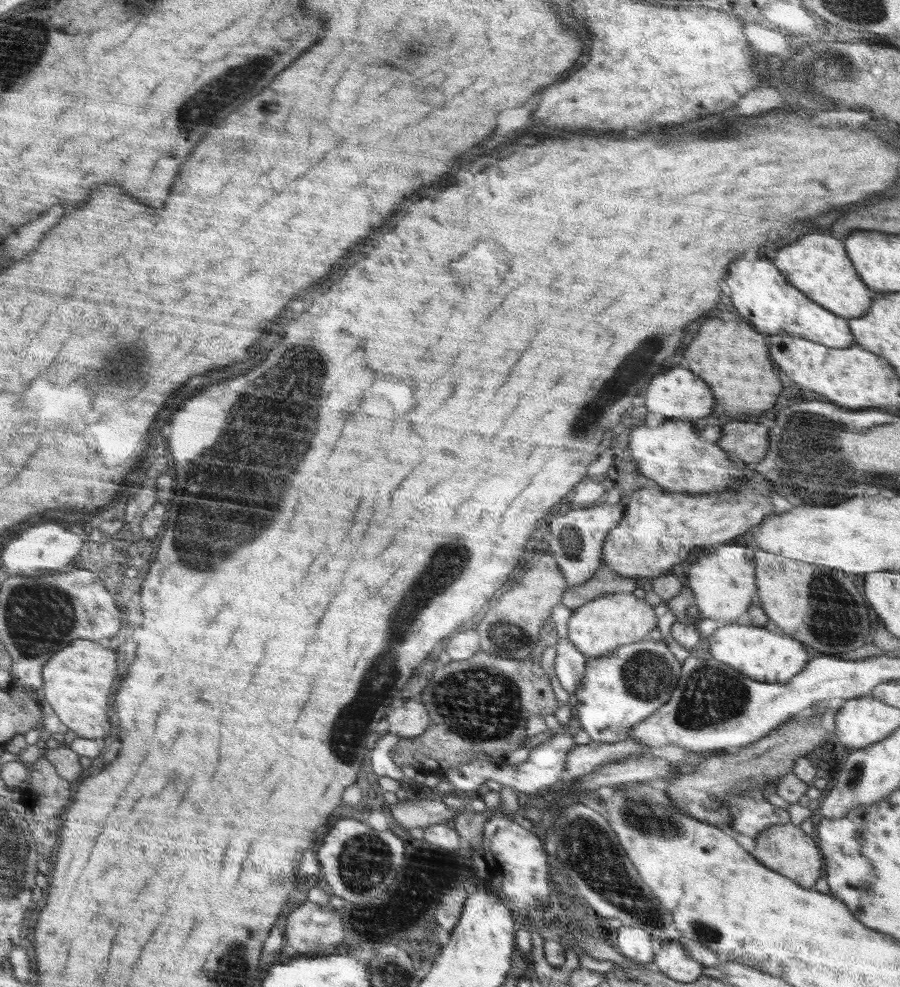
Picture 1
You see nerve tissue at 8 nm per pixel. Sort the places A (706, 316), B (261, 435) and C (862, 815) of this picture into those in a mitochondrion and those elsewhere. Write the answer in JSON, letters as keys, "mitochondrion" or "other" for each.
{"A":"other","B":"mitochondrion","C":"other"}

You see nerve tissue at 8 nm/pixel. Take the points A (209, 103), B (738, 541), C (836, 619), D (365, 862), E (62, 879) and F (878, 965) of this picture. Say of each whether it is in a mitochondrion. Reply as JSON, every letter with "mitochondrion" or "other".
{"A":"mitochondrion","B":"other","C":"mitochondrion","D":"mitochondrion","E":"other","F":"other"}

